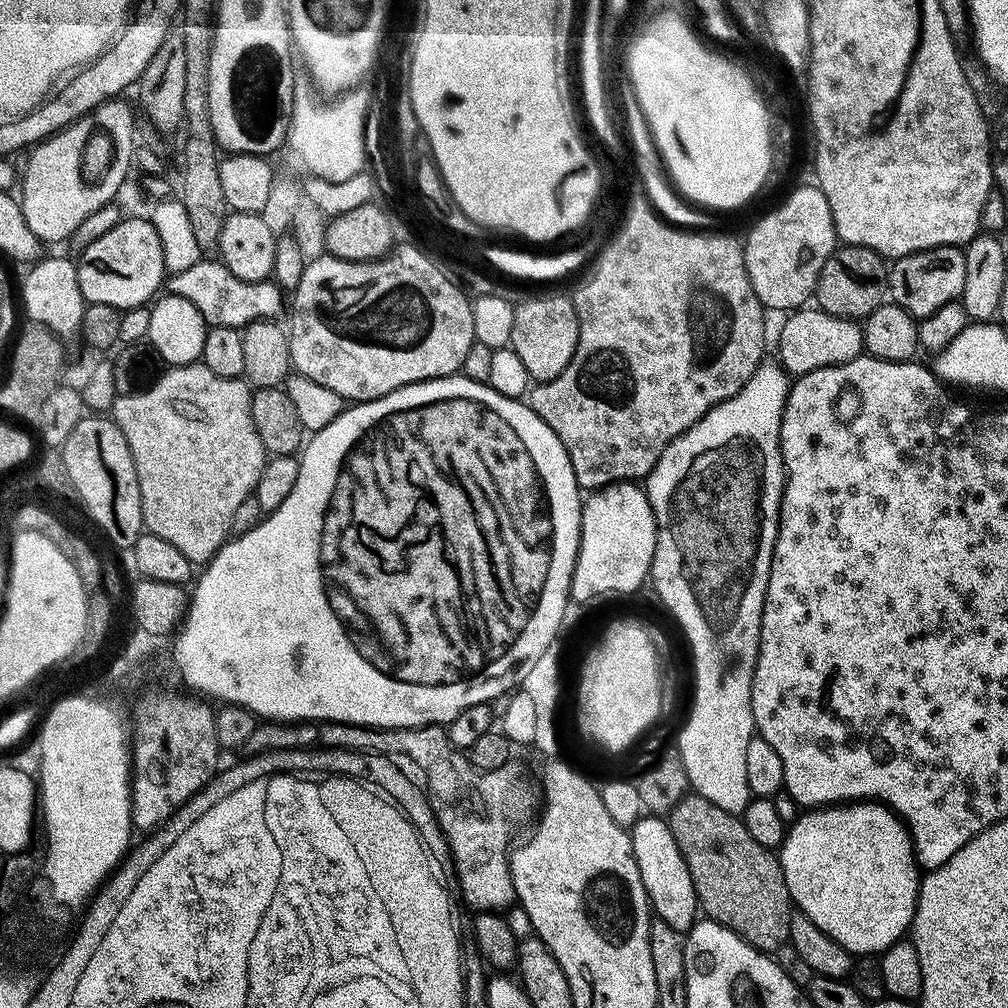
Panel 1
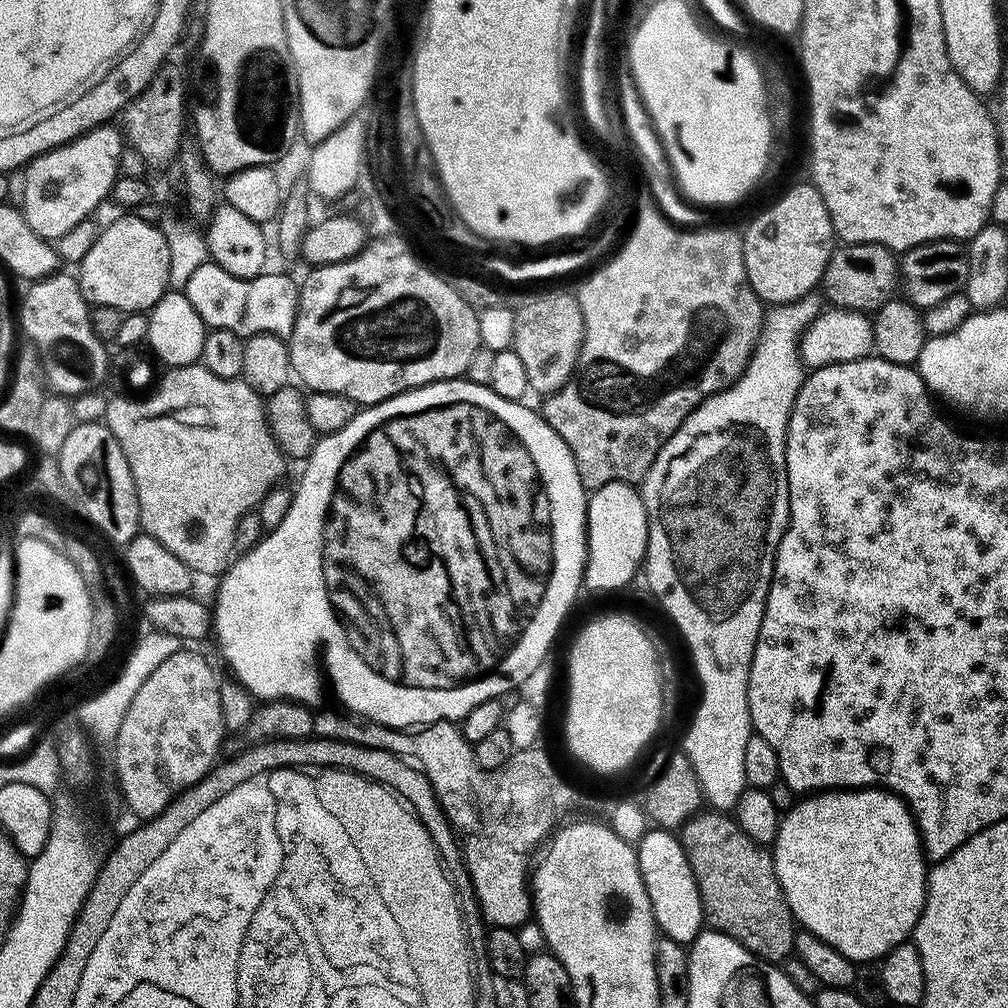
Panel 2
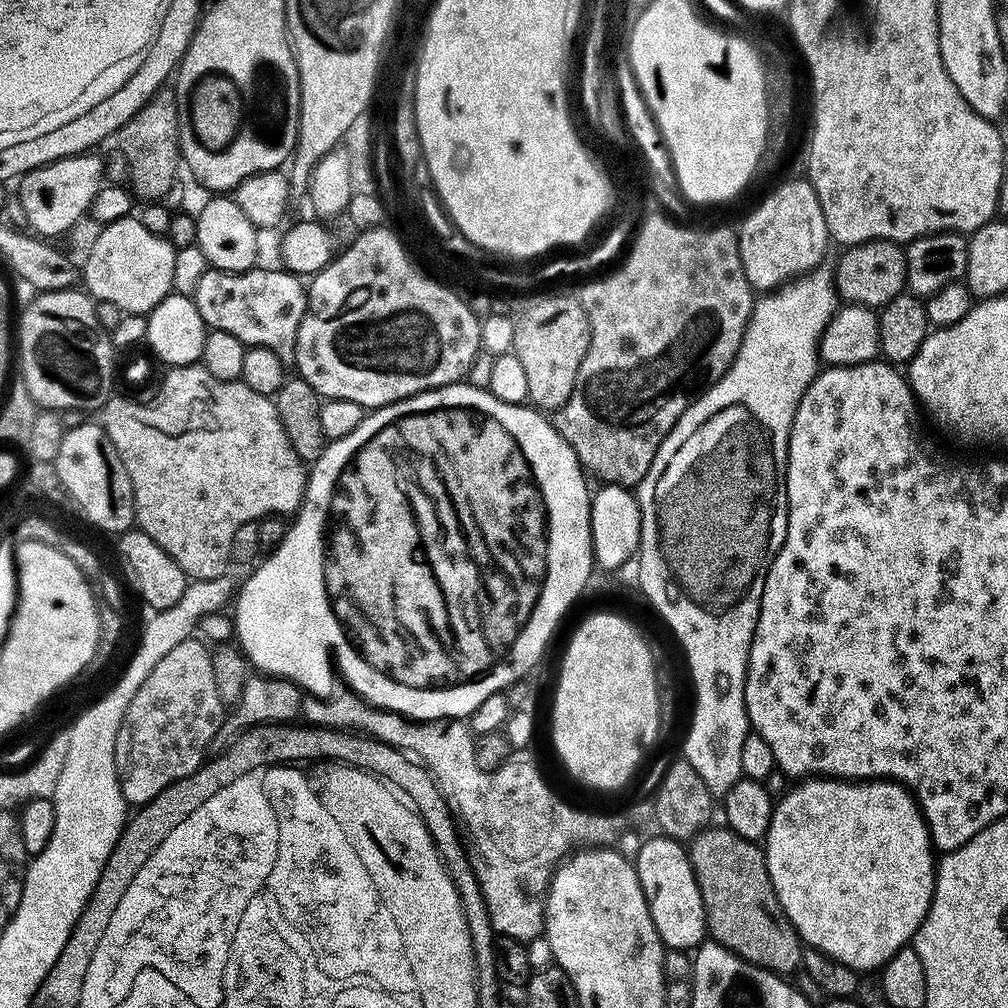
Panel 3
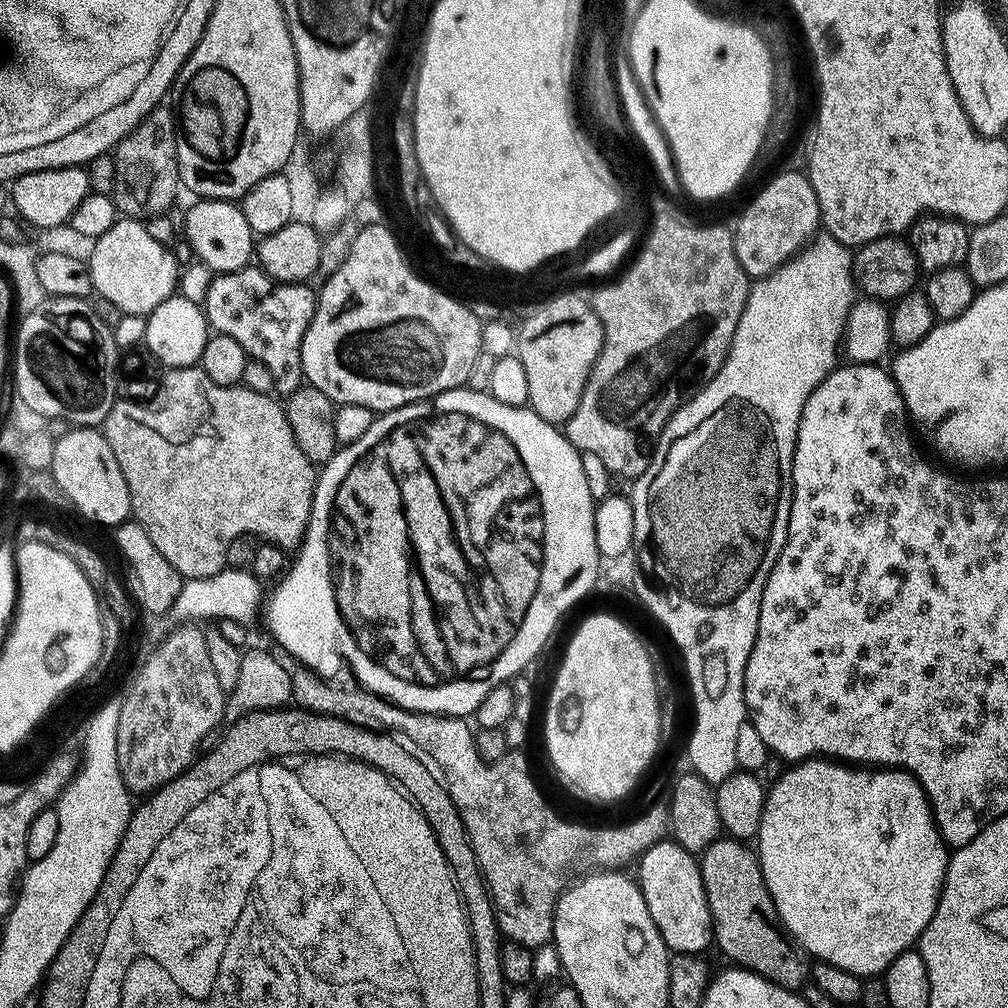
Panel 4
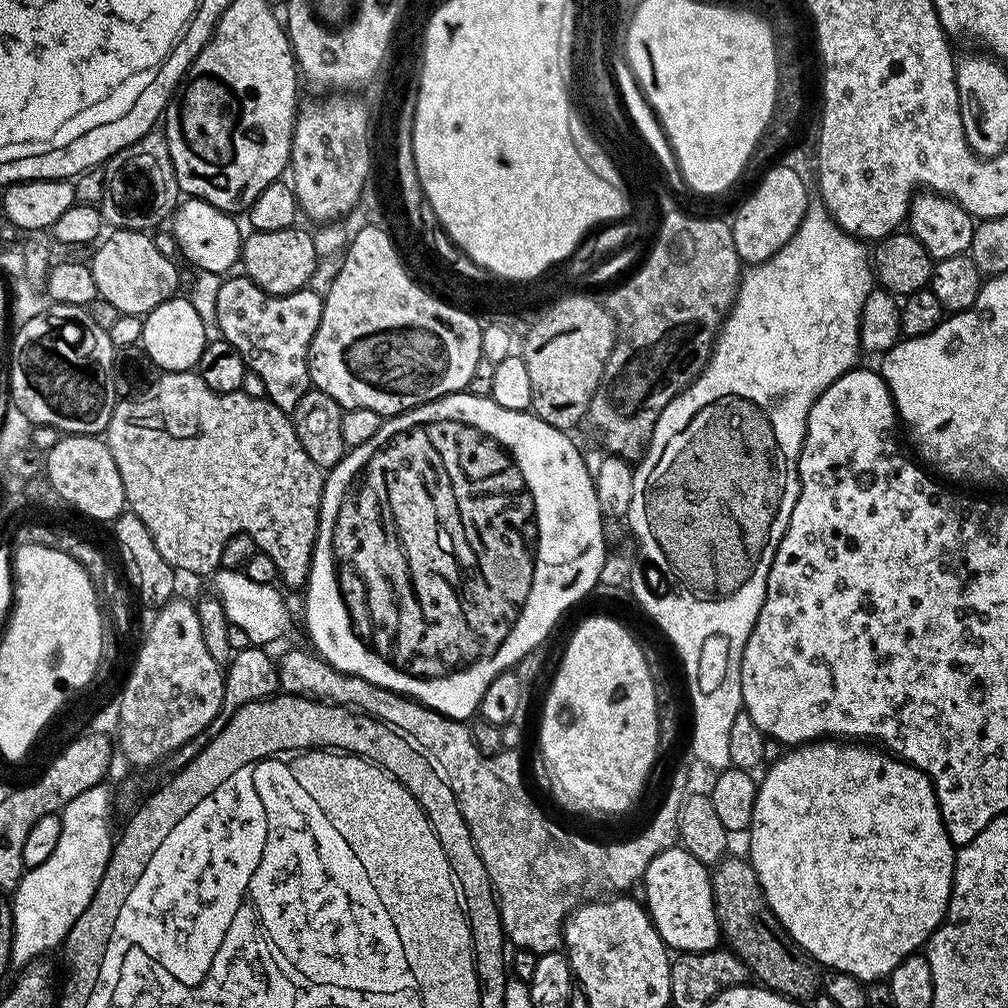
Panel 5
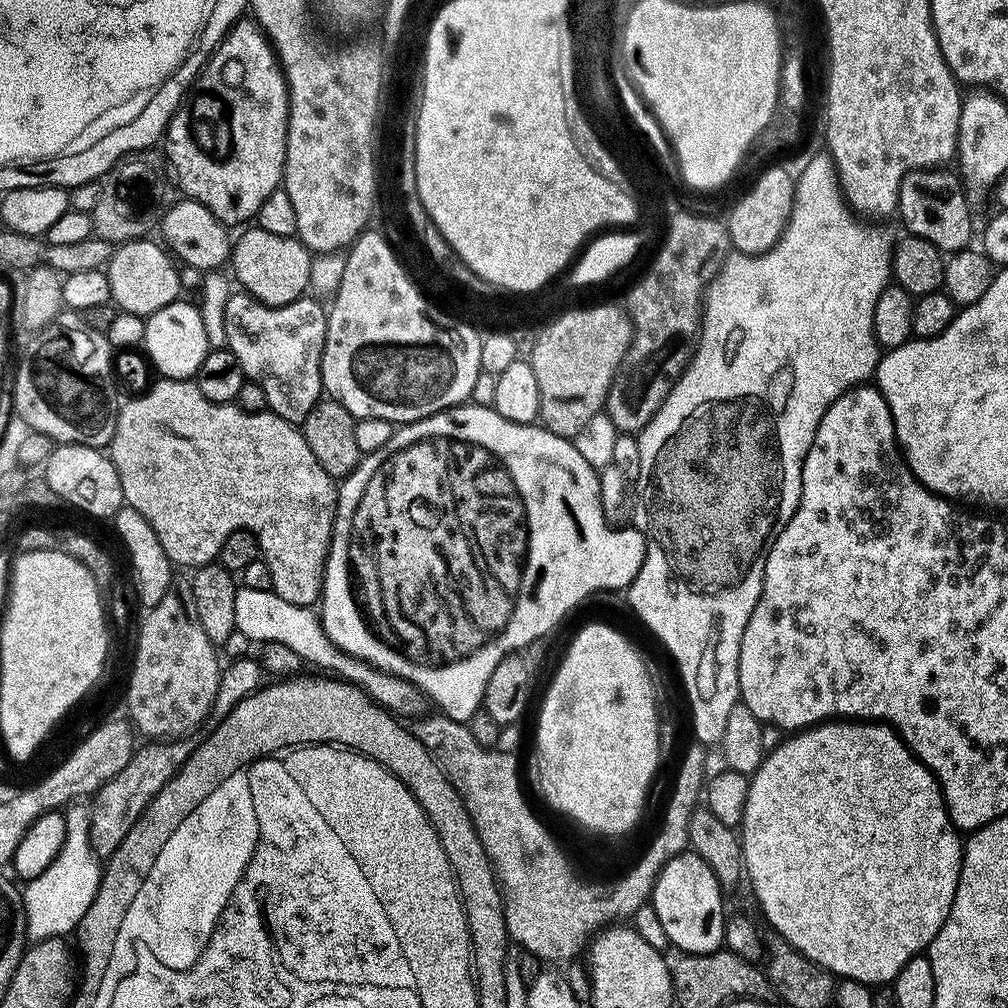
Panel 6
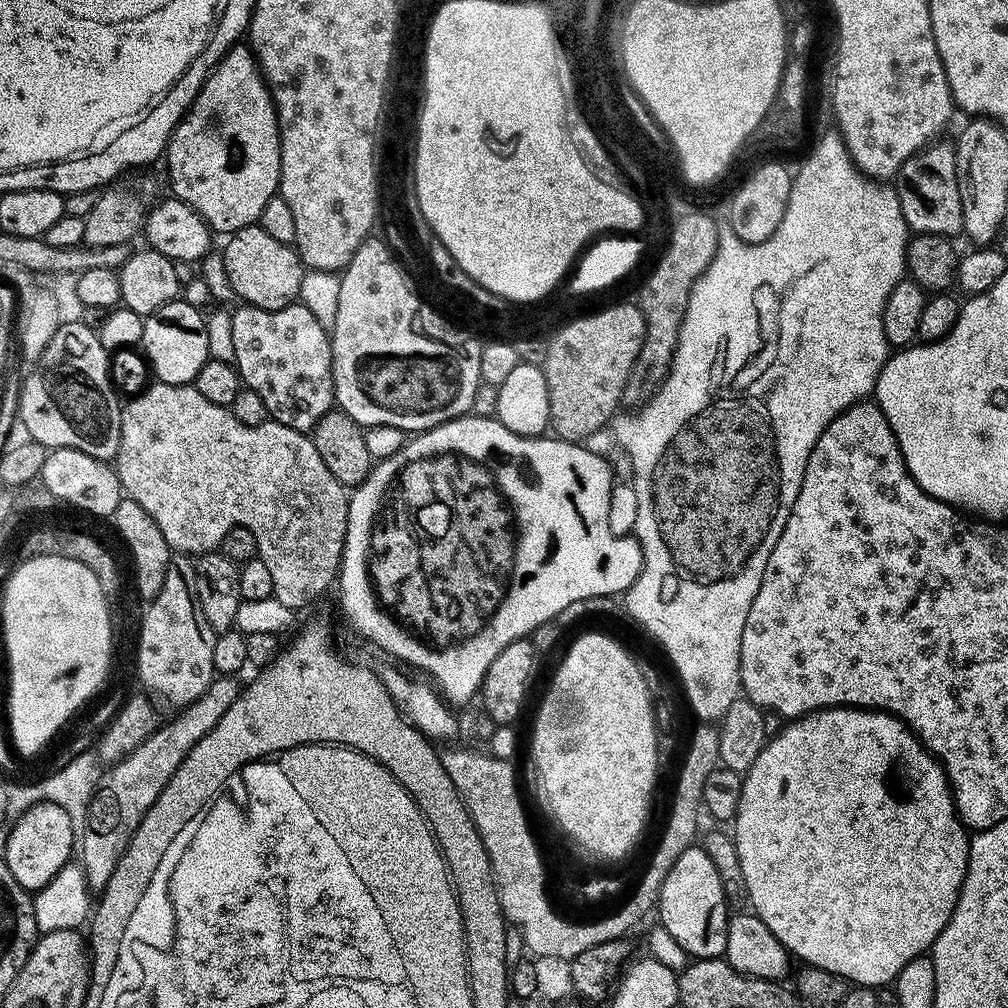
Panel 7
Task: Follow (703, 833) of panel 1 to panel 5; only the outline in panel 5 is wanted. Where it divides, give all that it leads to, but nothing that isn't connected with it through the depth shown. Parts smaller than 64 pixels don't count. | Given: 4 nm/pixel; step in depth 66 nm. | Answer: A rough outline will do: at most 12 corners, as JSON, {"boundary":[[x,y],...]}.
{"boundary":[[751,863],[710,872],[721,937],[763,987],[807,1002],[821,969]]}

